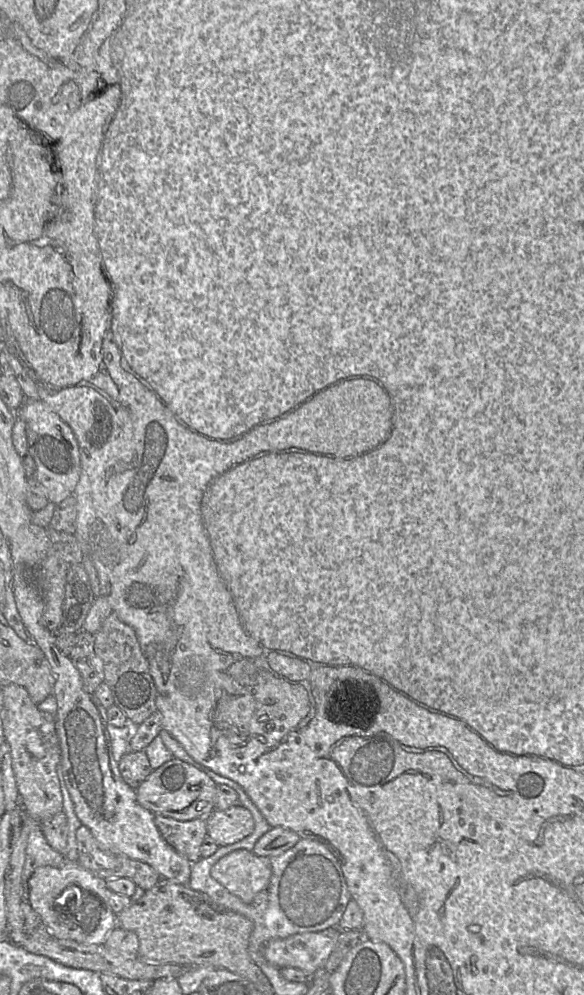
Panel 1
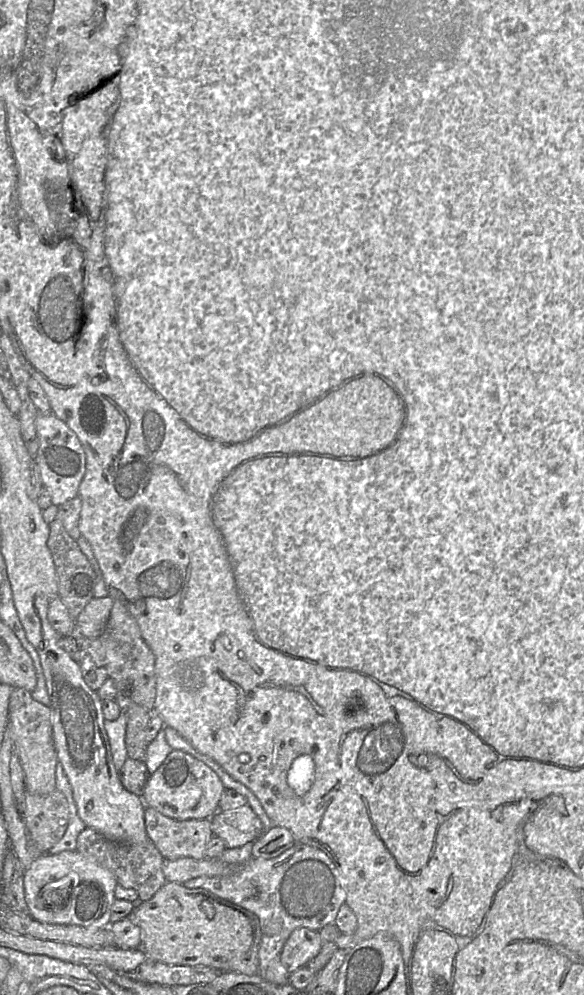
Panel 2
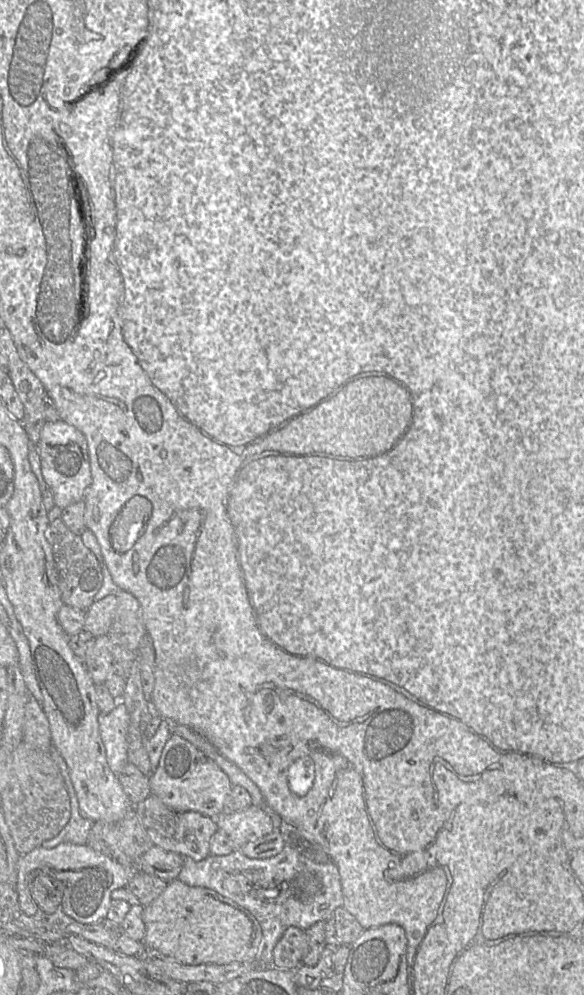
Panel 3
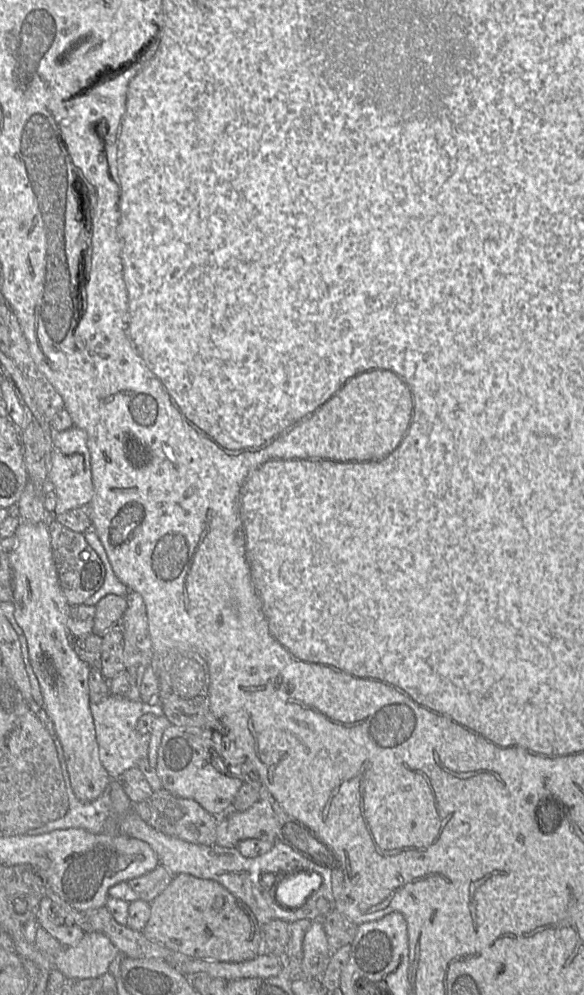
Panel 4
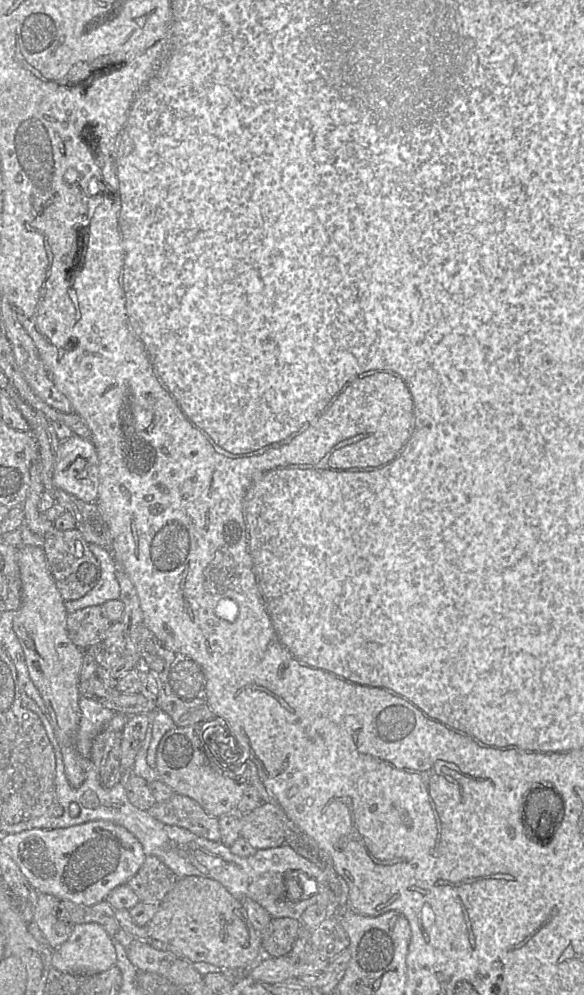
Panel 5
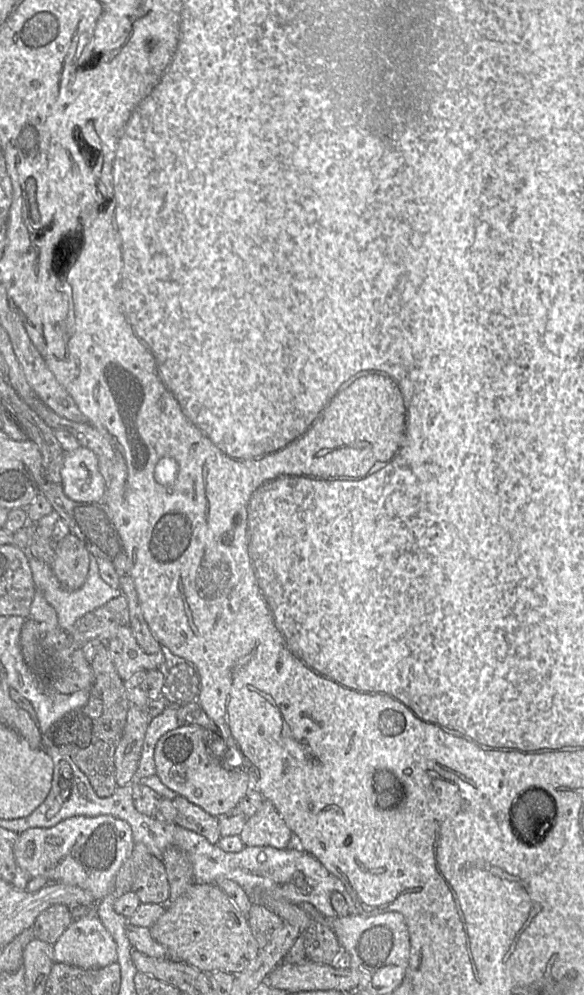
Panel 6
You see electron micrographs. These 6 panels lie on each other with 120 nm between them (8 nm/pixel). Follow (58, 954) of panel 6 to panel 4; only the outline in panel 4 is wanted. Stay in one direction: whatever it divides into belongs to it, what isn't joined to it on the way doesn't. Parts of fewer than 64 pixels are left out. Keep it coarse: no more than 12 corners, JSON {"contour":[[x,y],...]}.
{"contour":[[90,932],[52,964],[70,979],[108,972],[117,948]]}

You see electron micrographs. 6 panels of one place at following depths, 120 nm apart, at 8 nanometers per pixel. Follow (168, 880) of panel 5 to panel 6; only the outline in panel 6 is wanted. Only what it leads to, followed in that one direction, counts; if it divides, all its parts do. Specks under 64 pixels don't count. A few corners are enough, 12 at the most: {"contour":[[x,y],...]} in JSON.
{"contour":[[144,858],[131,891],[141,903],[168,903],[160,859]]}

